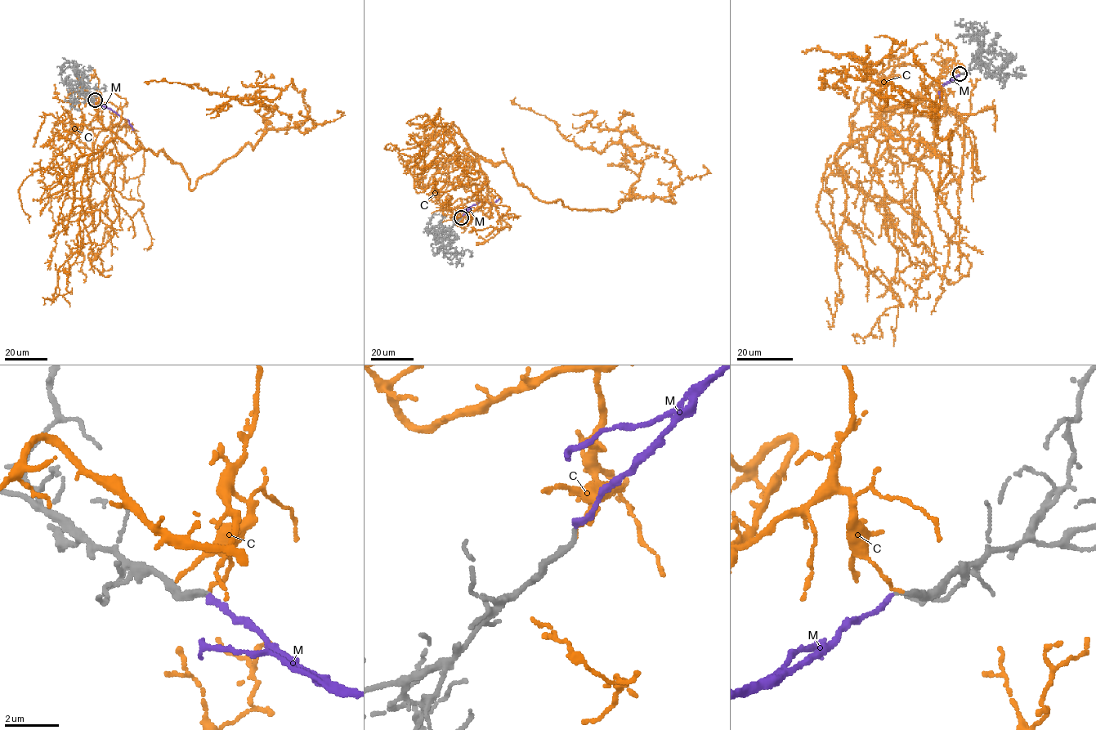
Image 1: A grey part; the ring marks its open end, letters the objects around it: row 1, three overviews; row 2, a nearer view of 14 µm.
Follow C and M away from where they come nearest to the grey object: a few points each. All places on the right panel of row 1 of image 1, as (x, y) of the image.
C: (960, 73), (880, 114), (938, 156), (937, 191), (951, 132), (932, 102), (801, 50)
M: (960, 73), (939, 88), (939, 106), (934, 114)

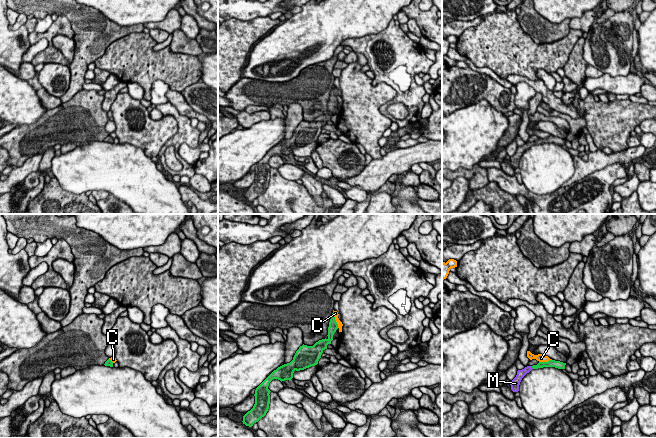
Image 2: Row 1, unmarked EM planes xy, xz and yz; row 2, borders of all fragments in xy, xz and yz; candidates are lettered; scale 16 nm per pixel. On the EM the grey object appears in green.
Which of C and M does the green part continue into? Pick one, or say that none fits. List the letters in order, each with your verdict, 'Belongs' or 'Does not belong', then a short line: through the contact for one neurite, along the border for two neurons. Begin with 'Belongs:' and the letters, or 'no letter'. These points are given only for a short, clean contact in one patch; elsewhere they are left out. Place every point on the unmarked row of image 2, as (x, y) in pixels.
Belongs: M
C: Does not belong. Line: xz (333, 87), (338, 103)
M: Belongs. Line: yz (541, 140), (532, 143), (520, 149)

